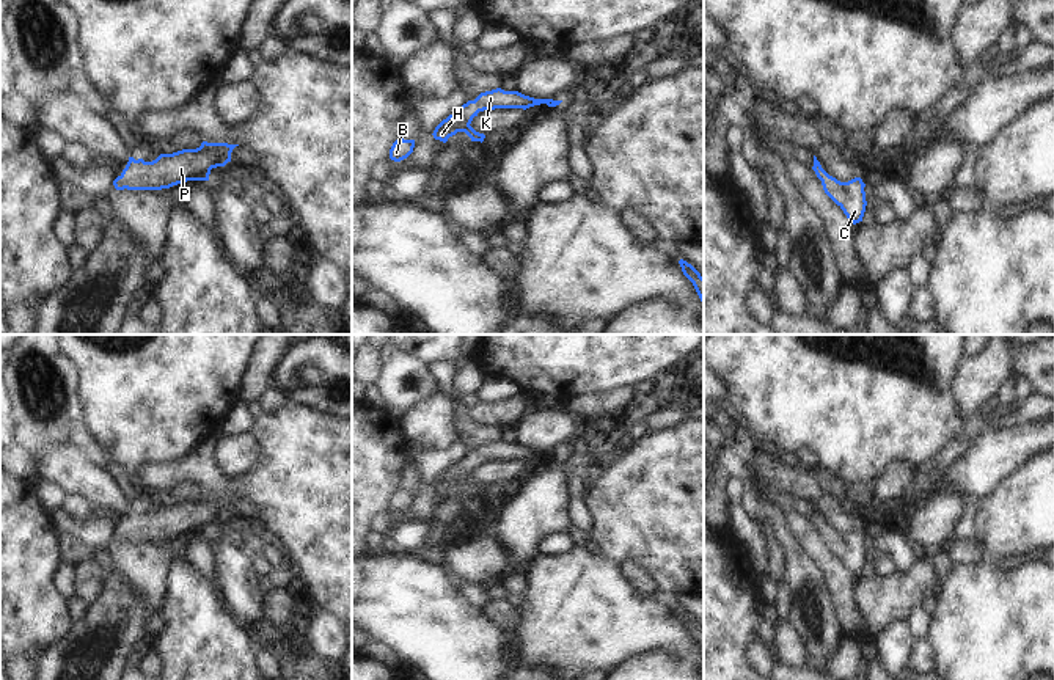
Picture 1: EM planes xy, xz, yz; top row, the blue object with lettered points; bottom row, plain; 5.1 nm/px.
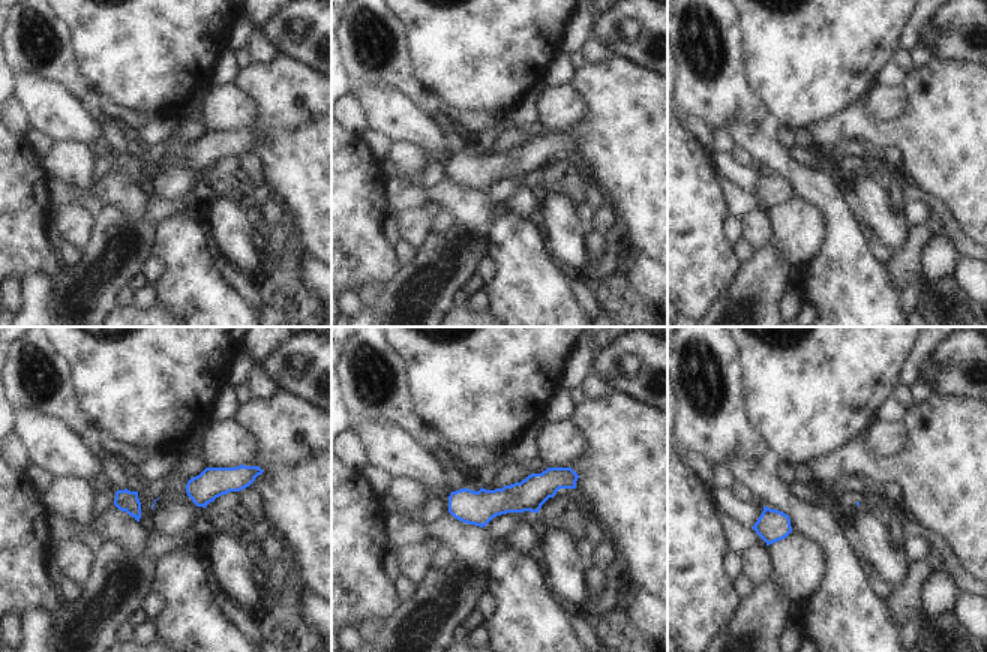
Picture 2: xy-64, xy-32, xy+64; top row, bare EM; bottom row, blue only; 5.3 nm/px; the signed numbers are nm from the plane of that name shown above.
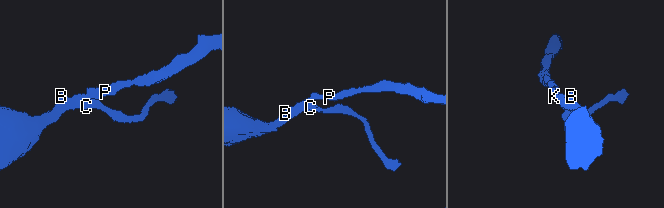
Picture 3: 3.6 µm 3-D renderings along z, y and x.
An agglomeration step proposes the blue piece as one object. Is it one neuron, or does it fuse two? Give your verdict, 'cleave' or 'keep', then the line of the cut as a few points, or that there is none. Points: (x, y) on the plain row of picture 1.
keep; cut none

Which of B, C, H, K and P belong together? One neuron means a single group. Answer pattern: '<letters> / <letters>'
B C H K P

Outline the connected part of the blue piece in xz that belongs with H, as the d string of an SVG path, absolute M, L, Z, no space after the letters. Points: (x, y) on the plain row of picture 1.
M501 440L481 444L474 452L468 452L446 471L443 471L434 482L434 490L443 495L457 484L465 484L471 493L484 493L485 487L476 484L470 476L479 463L495 462L495 460L529 460L534 457L547 455L548 459L556 459L562 452L553 451L534 451L525 448L518 443L504 443Z

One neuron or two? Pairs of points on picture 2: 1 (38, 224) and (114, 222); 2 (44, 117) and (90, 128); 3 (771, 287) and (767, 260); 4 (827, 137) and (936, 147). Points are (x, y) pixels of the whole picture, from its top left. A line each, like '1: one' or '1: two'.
1: two
2: one
3: one
4: one

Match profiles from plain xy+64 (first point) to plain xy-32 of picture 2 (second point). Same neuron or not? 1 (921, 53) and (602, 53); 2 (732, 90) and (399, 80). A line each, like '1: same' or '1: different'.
1: same
2: same

